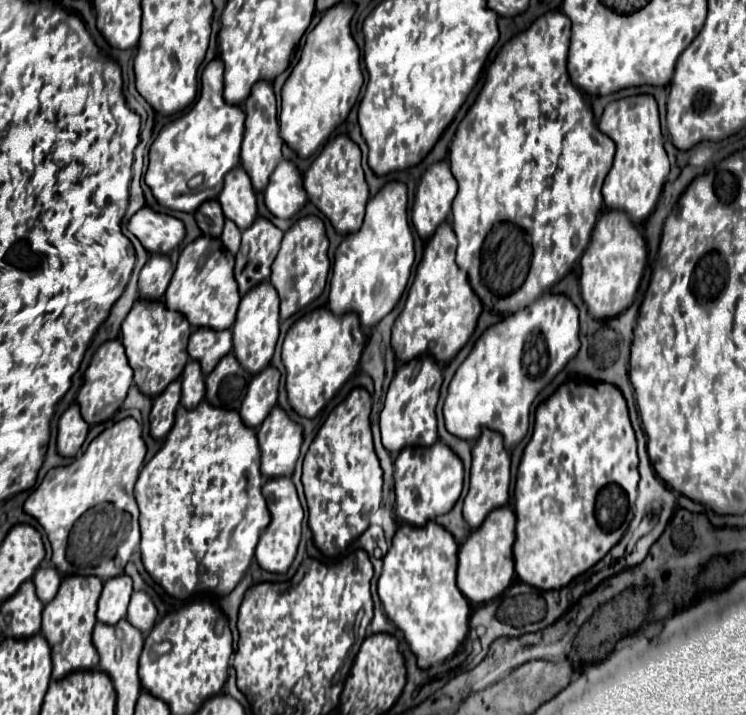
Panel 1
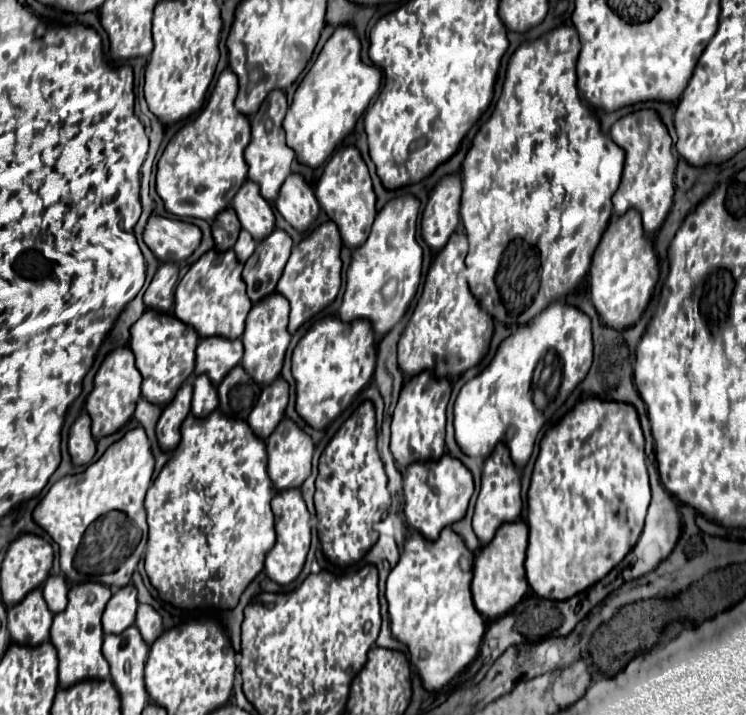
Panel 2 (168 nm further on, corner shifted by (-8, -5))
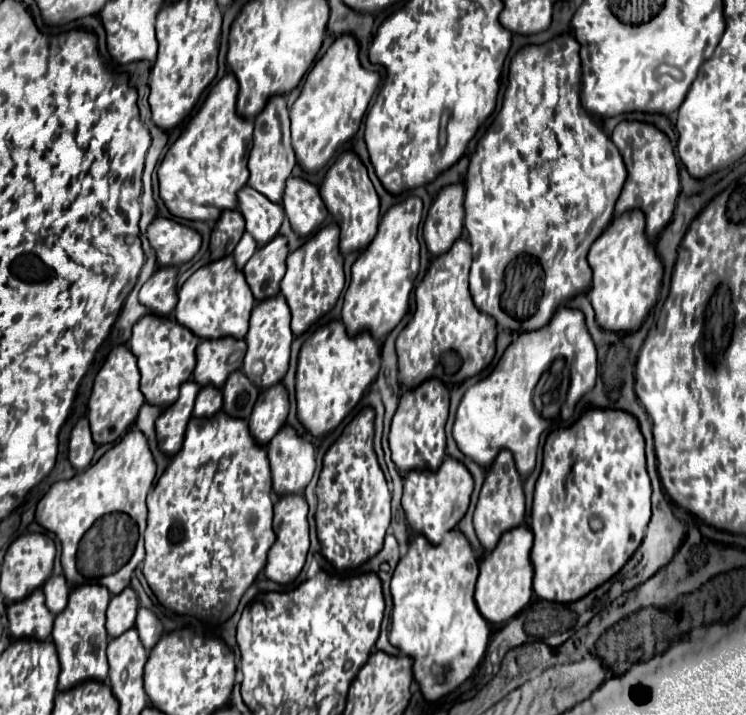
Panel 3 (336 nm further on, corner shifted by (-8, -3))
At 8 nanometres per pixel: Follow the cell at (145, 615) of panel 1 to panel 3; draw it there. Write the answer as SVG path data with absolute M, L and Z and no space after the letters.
M141 607L141 611L137 613L137 621L135 621L135 629L139 633L139 639L143 643L143 647L147 651L153 649L153 645L157 643L157 639L163 635L163 625L161 621L155 617L153 611Z

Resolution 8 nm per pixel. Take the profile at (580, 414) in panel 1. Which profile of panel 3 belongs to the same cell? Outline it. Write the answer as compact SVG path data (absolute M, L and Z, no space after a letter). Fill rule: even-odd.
M591 409L577 423L573 423L571 427L557 429L557 431L549 433L549 437L545 441L545 447L543 447L543 469L541 469L541 475L539 475L537 485L535 485L535 499L533 499L533 511L531 511L531 531L535 535L535 543L533 543L533 551L531 551L531 561L533 561L533 569L535 569L535 577L533 577L535 595L545 599L545 601L557 601L557 603L579 601L581 597L585 597L587 593L591 593L593 589L597 589L599 585L609 581L629 561L629 557L637 551L637 547L643 541L649 519L651 519L651 481L649 481L649 475L647 475L647 469L645 469L645 441L643 441L643 435L639 431L637 419L633 419L633 415L629 415L625 411L597 411L597 409ZM631 489L635 491L635 509L631 509L629 503L627 503L627 497L629 497ZM595 515L603 519L603 529L601 531L593 531L589 527L589 519L595 517Z

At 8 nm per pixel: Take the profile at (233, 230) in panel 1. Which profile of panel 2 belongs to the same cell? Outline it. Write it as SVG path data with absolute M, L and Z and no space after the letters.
M241 229L239 239L237 239L237 243L235 243L233 249L235 249L235 253L237 253L237 259L239 259L241 263L245 263L245 261L251 257L253 249L255 249L255 239L253 239L245 229Z

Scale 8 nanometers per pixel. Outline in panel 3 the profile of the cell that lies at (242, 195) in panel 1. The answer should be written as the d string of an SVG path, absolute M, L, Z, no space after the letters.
M245 185L239 193L239 211L245 217L247 231L253 235L259 247L269 243L269 239L275 239L279 233L279 227L285 219L285 211L279 203L271 203L265 195L255 191L253 187Z

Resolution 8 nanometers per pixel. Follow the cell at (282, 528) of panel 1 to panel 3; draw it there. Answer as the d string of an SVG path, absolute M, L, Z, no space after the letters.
M283 495L275 503L275 517L273 519L275 519L277 541L269 549L265 575L267 575L267 579L271 579L275 583L289 583L301 573L301 569L305 565L307 551L309 551L309 523L307 523L307 501L305 501L305 497L303 495Z

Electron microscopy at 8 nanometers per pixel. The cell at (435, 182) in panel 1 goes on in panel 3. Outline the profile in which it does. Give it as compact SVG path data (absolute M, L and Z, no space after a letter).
M457 183L443 187L433 201L423 227L423 239L431 255L447 253L451 245L461 237L465 217L463 197L465 189L461 183Z

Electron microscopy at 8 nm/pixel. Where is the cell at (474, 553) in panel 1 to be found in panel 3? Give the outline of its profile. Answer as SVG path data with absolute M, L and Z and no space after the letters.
M525 525L515 527L507 531L497 547L481 561L477 589L475 589L475 601L481 611L481 615L493 623L501 625L513 619L529 601L533 595L533 565L531 565L531 547L533 547L533 533Z

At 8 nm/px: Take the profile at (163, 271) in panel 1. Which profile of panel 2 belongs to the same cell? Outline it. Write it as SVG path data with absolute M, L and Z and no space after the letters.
M163 263L155 277L151 279L151 285L147 287L143 299L149 309L157 311L169 311L173 307L173 293L179 281L179 269L175 263Z

